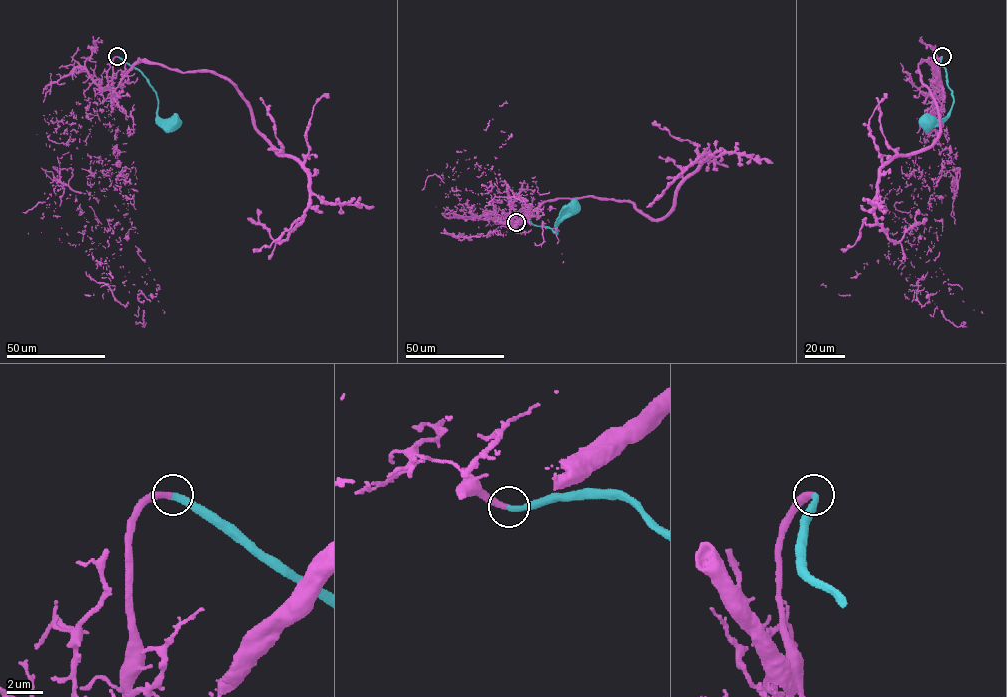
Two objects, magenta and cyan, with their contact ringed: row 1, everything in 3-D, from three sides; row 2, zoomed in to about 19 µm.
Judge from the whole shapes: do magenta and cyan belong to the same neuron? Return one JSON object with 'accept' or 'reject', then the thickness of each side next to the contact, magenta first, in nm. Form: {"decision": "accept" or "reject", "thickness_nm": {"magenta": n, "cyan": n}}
{"decision": "accept", "thickness_nm": {"magenta": 320, "cyan": 360}}

